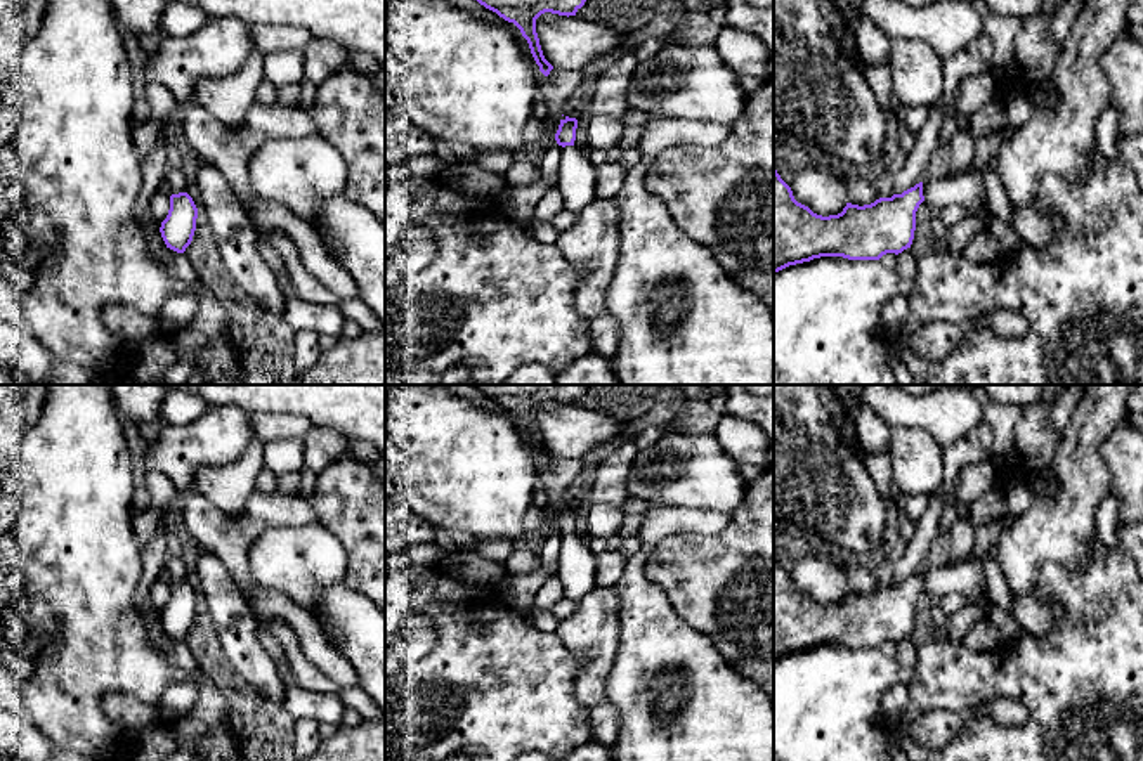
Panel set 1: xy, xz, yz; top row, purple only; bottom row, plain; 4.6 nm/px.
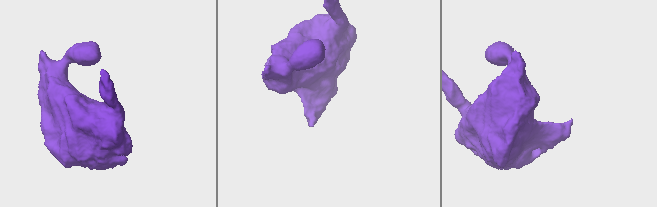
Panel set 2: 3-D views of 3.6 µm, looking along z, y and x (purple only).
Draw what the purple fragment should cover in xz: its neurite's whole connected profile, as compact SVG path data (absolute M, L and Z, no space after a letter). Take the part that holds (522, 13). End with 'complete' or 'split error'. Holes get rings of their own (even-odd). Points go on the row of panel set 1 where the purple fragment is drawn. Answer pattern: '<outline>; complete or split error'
M477 0L486 9L513 23L527 40L539 71L548 76L553 66L545 59L536 33L536 19L545 14L576 16L586 0Z; complete

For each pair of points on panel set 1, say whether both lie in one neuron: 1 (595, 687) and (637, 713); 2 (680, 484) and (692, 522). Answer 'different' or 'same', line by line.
1: different
2: different

